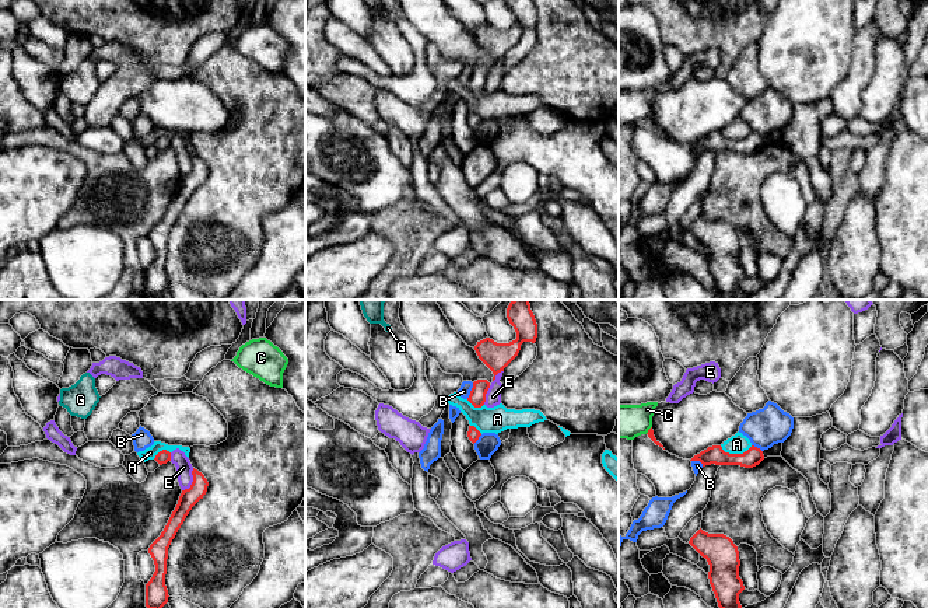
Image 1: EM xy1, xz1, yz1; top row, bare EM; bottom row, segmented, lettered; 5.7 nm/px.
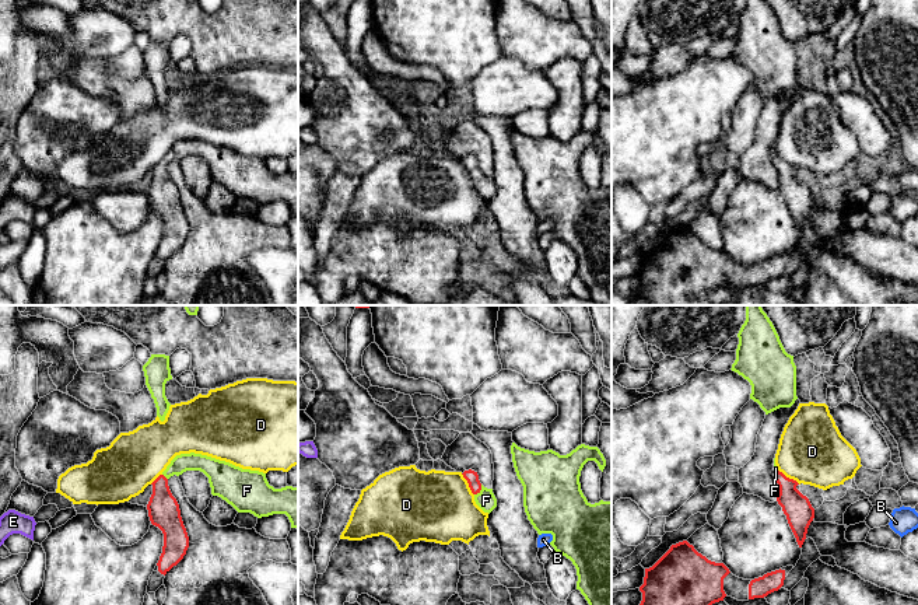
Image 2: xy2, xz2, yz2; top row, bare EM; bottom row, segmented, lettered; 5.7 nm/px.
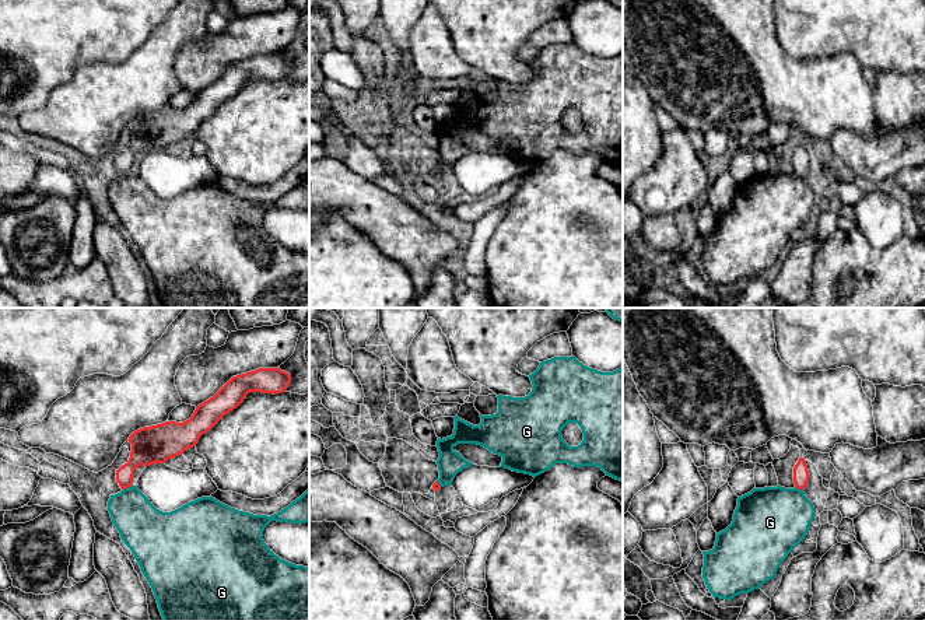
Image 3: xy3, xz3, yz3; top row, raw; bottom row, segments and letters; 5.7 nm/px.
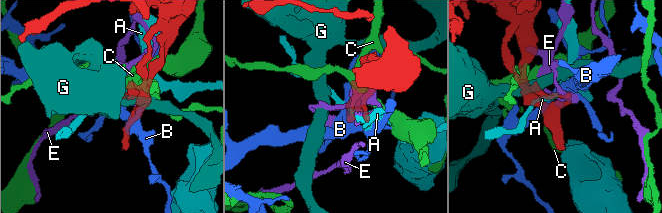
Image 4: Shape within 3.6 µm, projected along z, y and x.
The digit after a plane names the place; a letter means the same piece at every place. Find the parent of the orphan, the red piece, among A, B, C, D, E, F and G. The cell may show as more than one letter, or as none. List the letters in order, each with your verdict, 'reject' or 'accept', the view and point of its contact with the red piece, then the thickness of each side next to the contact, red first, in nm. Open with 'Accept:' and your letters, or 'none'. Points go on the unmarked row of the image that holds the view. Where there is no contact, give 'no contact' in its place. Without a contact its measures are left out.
Accept: F
A: reject | yz1 (736, 140) | 100/110 nm
B: reject | xz1 (470, 77) | 100/70 nm
C: reject | yz1 (648, 116) | 40/190 nm
D: reject | xz2 (469, 171) | 70/420 nm
E: reject | xy1 (193, 167) | 100/90 nm
F: accept | xz2 (479, 177) | 70/110 nm
G: reject | xy3 (126, 174) | 180/260 nm

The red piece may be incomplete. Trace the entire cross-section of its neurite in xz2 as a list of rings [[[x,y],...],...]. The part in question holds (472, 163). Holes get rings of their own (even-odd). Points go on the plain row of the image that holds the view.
[[[469,155],[465,157],[463,164],[467,167],[472,179],[474,181],[476,190],[484,197],[491,199],[497,193],[497,185],[493,179],[493,175],[484,174],[480,167],[477,158]]]

